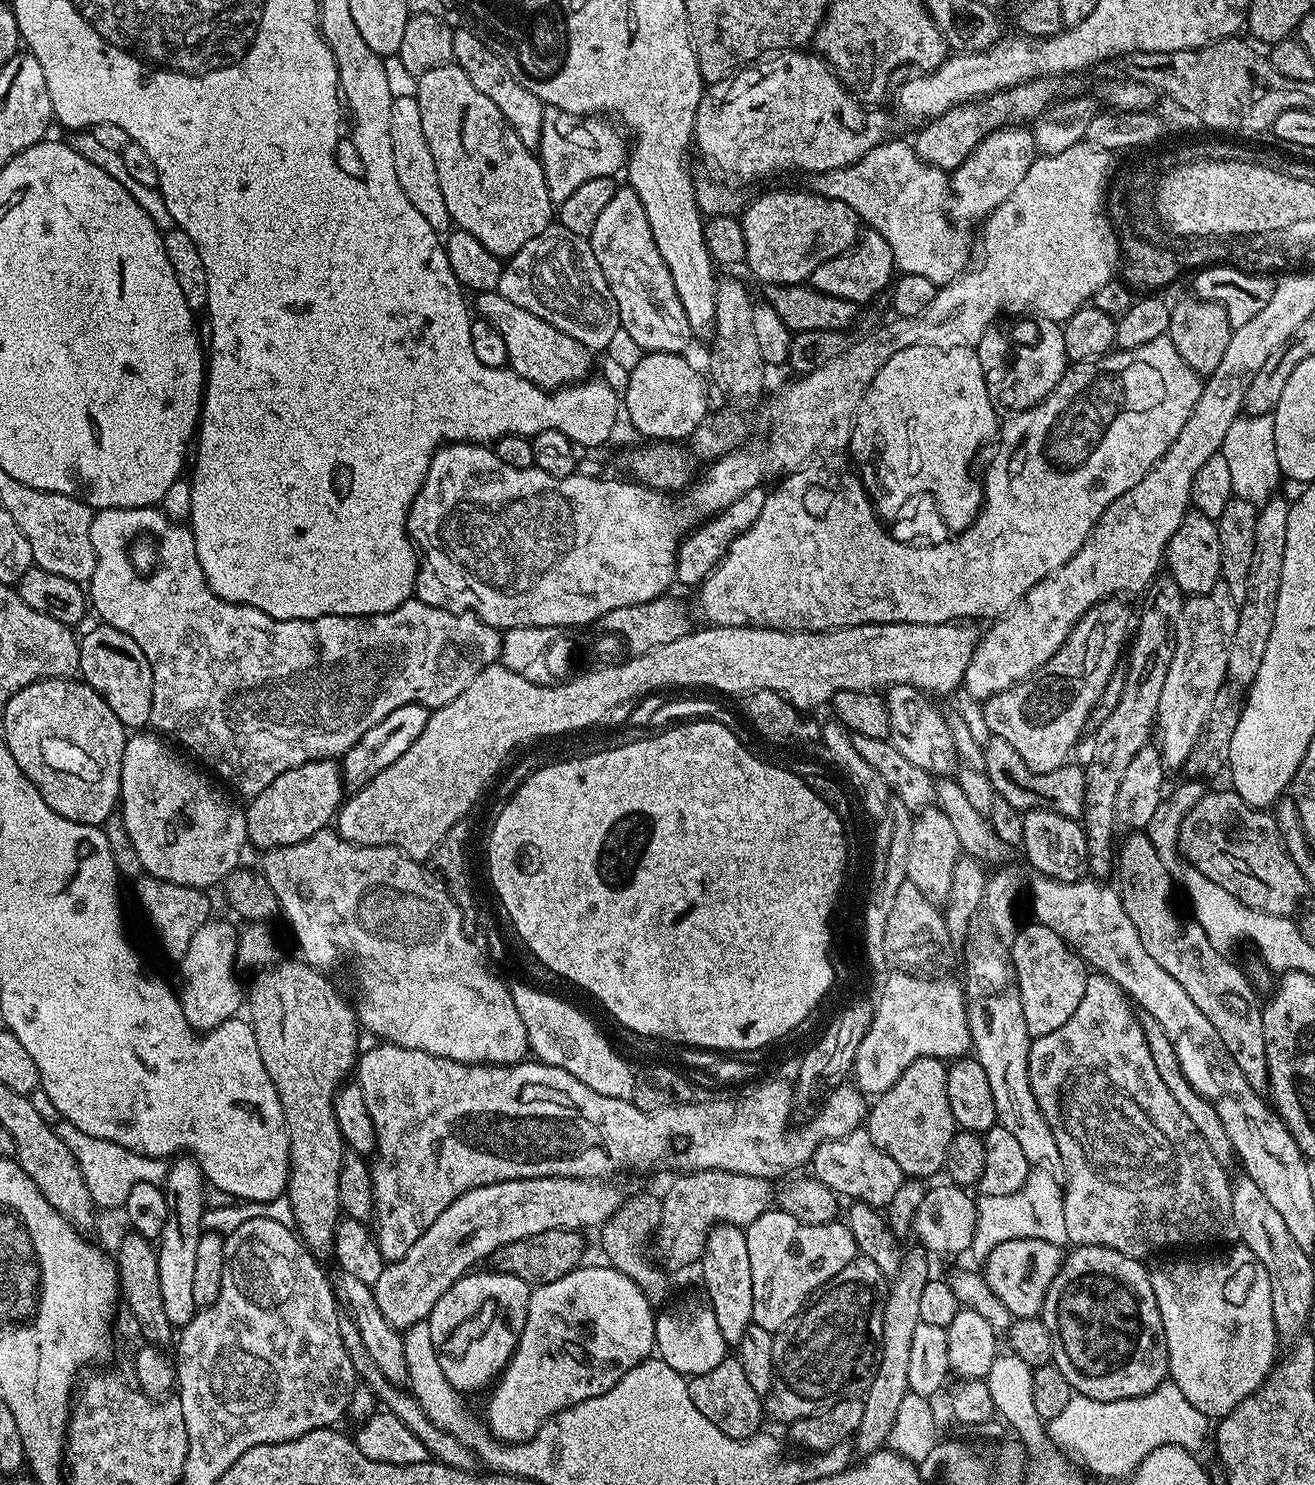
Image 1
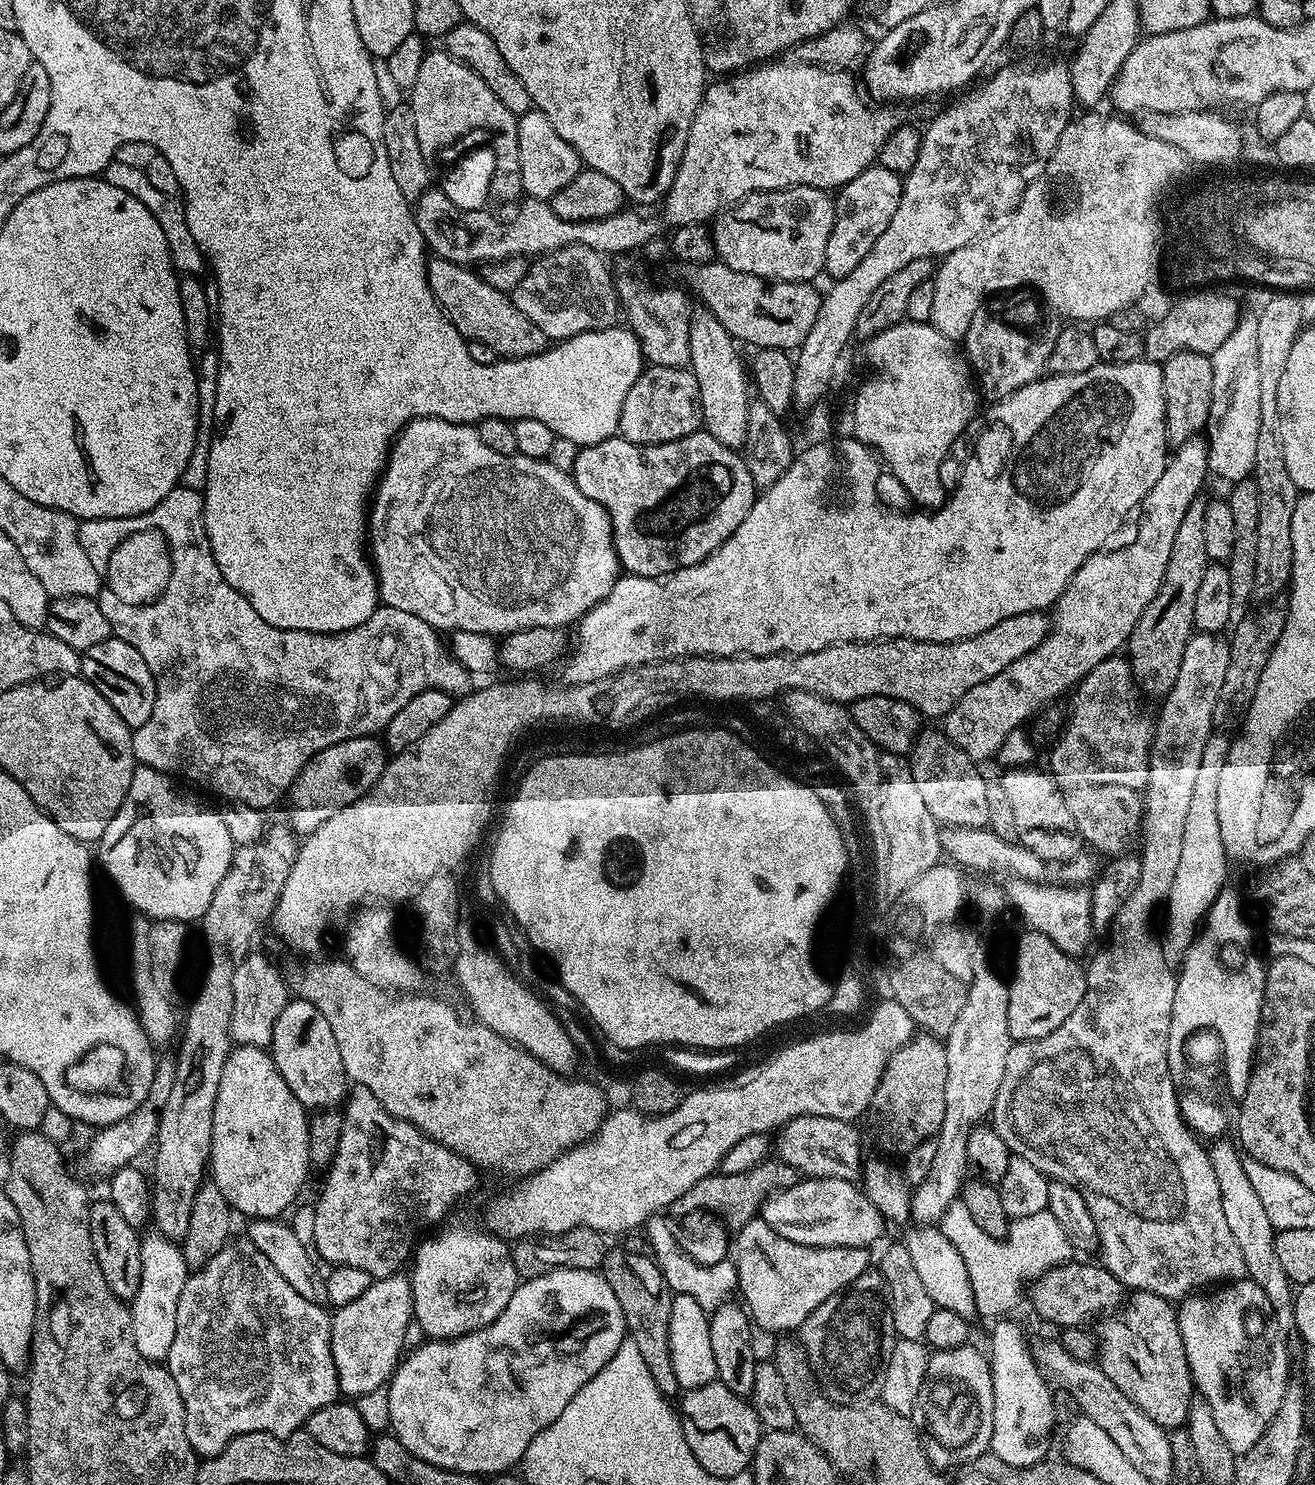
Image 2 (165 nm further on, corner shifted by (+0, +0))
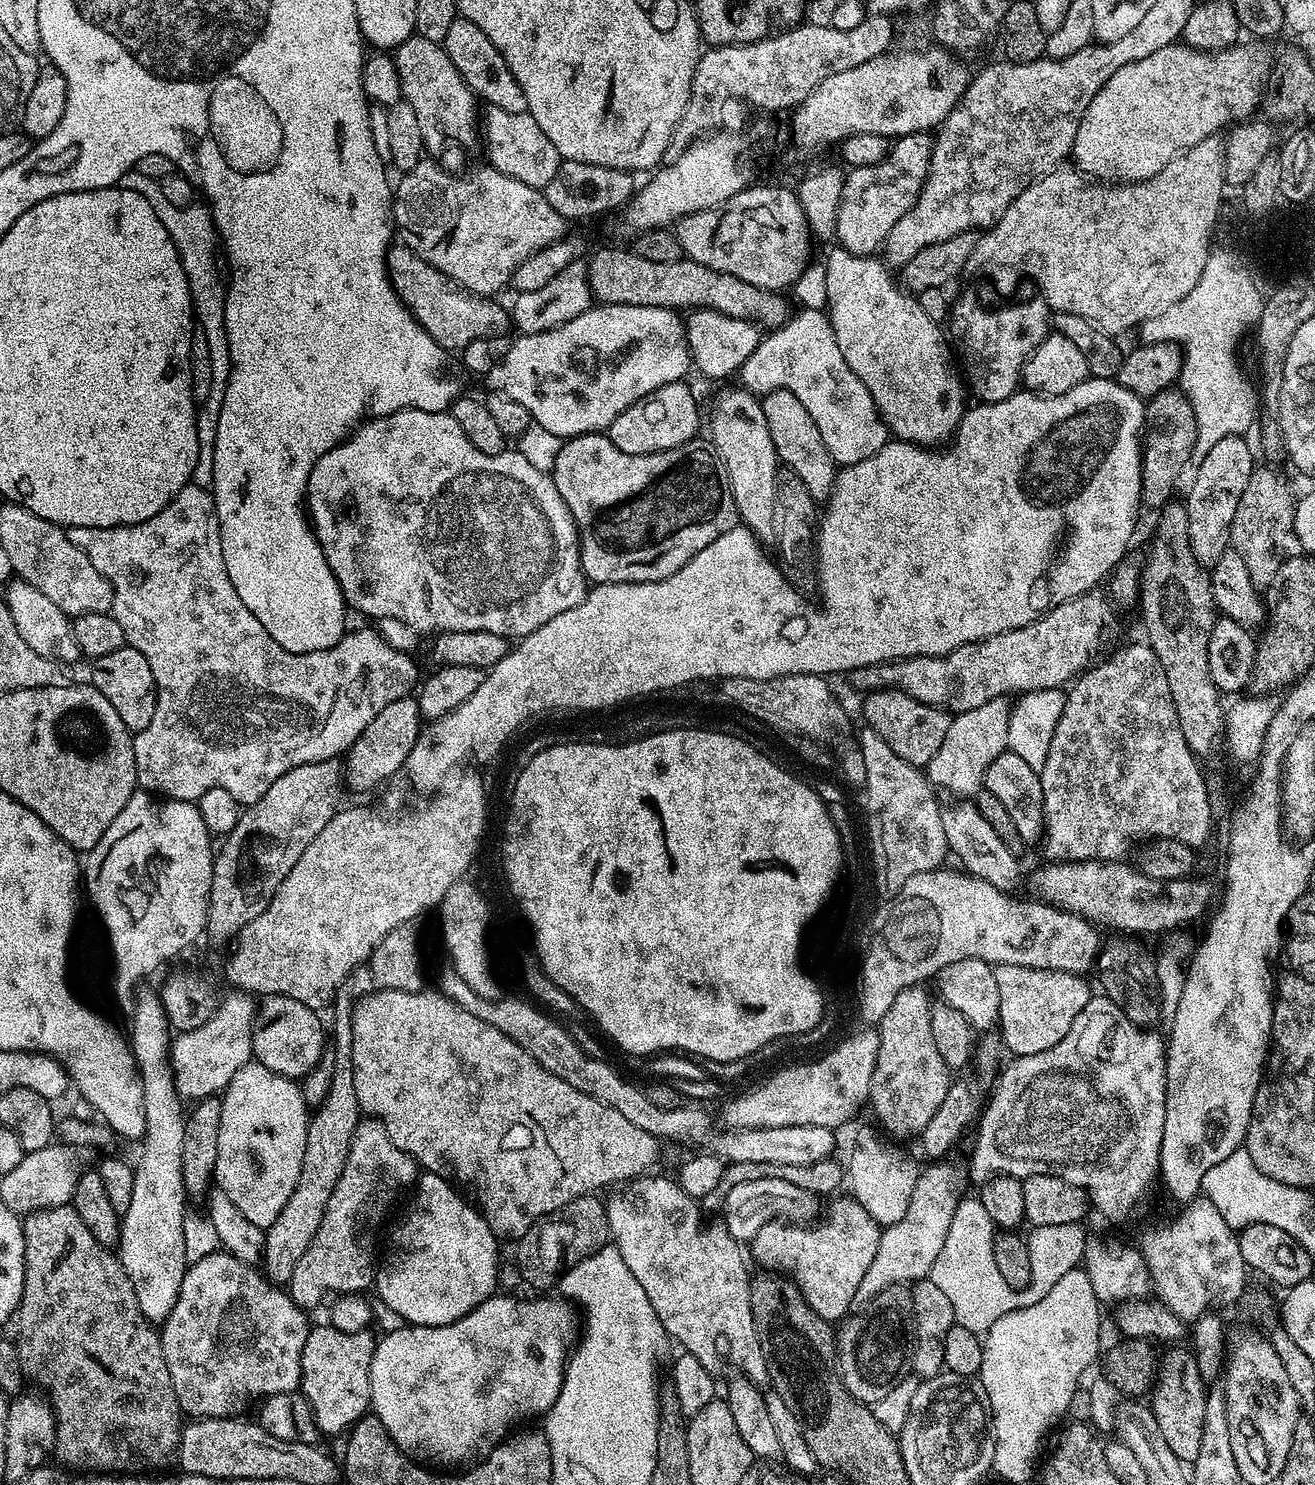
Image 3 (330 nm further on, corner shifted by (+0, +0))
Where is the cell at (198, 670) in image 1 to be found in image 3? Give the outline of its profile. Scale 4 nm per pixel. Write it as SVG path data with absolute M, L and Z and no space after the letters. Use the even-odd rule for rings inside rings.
M189 482L161 512L141 524L123 524L117 528L78 526L67 529L67 534L70 542L89 556L98 574L107 579L113 588L114 615L125 632L127 647L138 650L142 658L150 662L150 670L154 674L156 683L154 718L150 718L150 726L146 726L146 730L137 732L132 737L137 785L153 794L159 794L169 800L196 802L202 794L206 794L206 790L221 788L230 790L230 794L234 794L234 798L242 806L258 802L258 798L262 798L262 794L266 794L266 790L270 790L270 786L278 782L278 778L282 778L286 770L294 770L294 766L310 762L331 760L347 753L352 743L362 734L362 730L366 730L366 726L370 726L370 722L374 722L374 718L378 718L378 714L382 714L382 710L386 710L390 702L398 702L403 696L409 695L421 679L415 662L408 657L409 653L392 649L371 627L364 628L361 632L349 631L338 643L326 650L314 650L306 654L282 650L282 646L278 646L278 642L274 642L274 638L266 634L266 626L262 626L262 622L258 622L258 618L254 618L254 614L246 610L242 598L238 598L238 590L234 590L234 582L230 582L230 574L226 574L226 562L222 558L216 503L211 491L200 488L197 484Z

